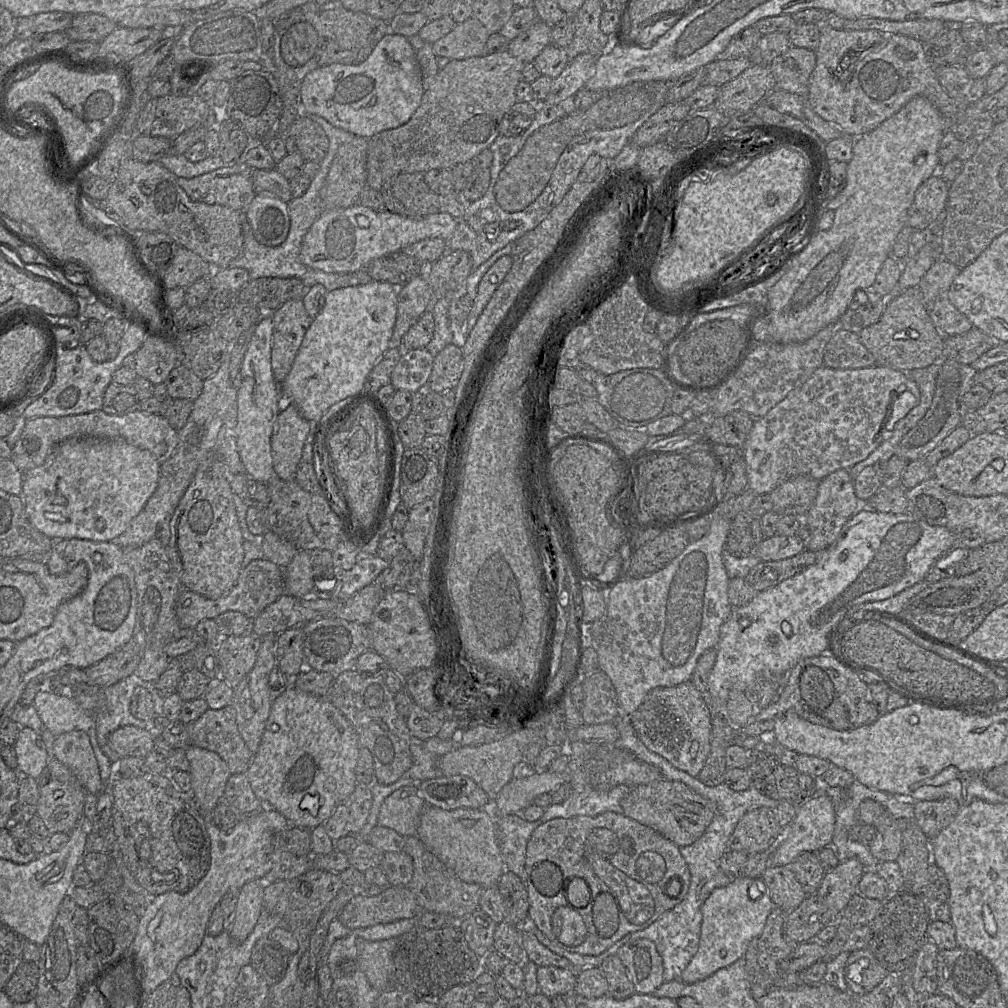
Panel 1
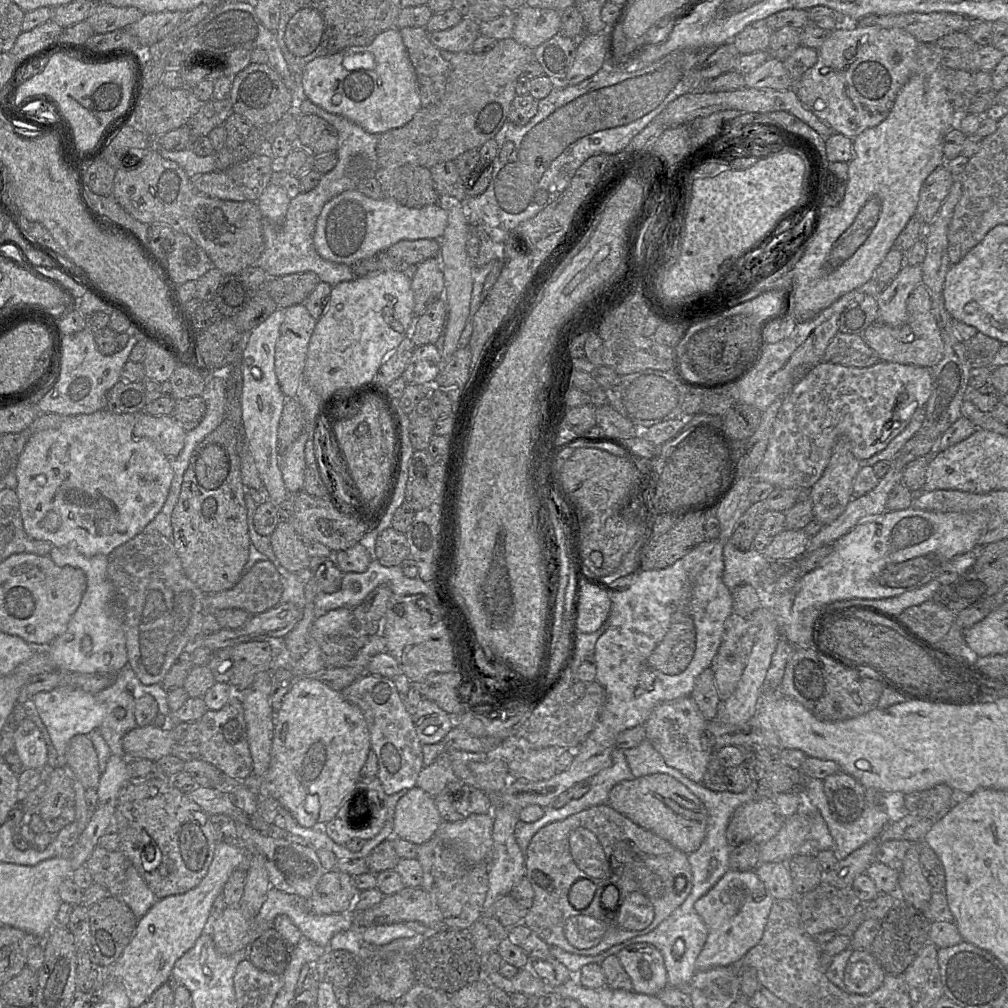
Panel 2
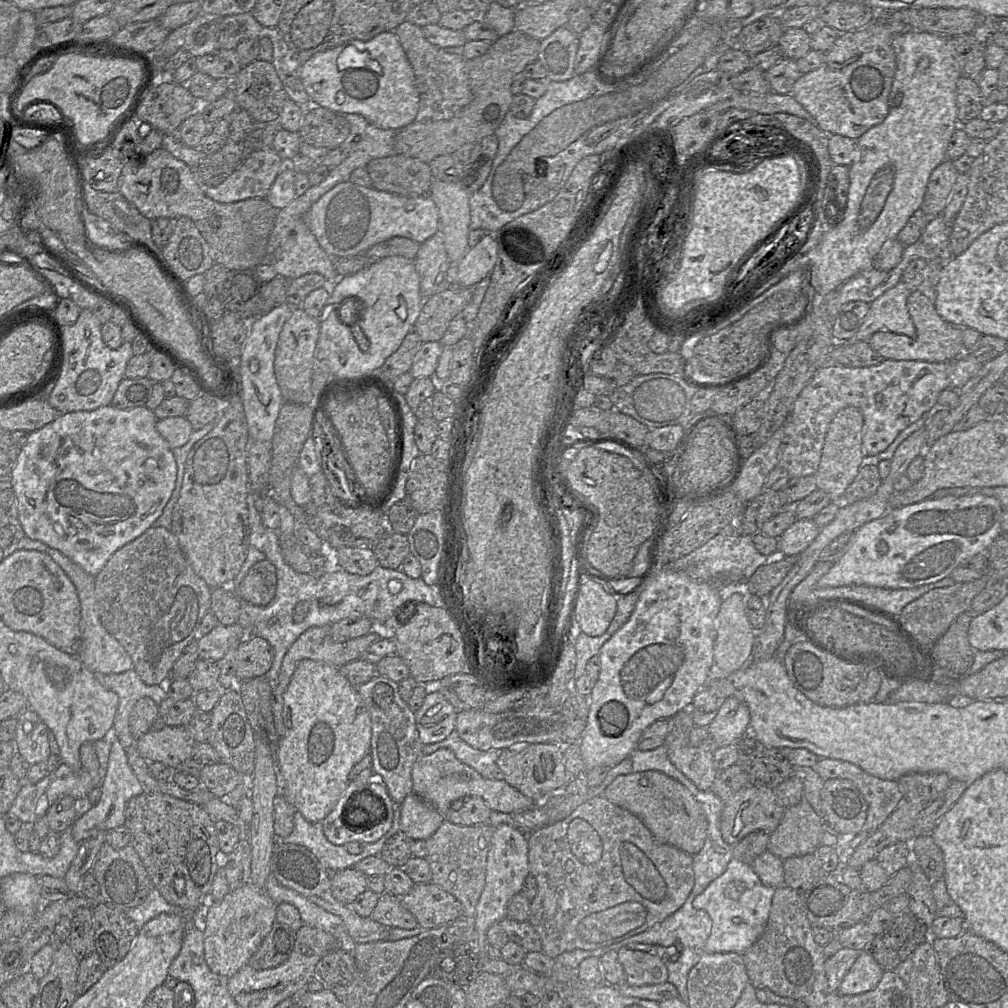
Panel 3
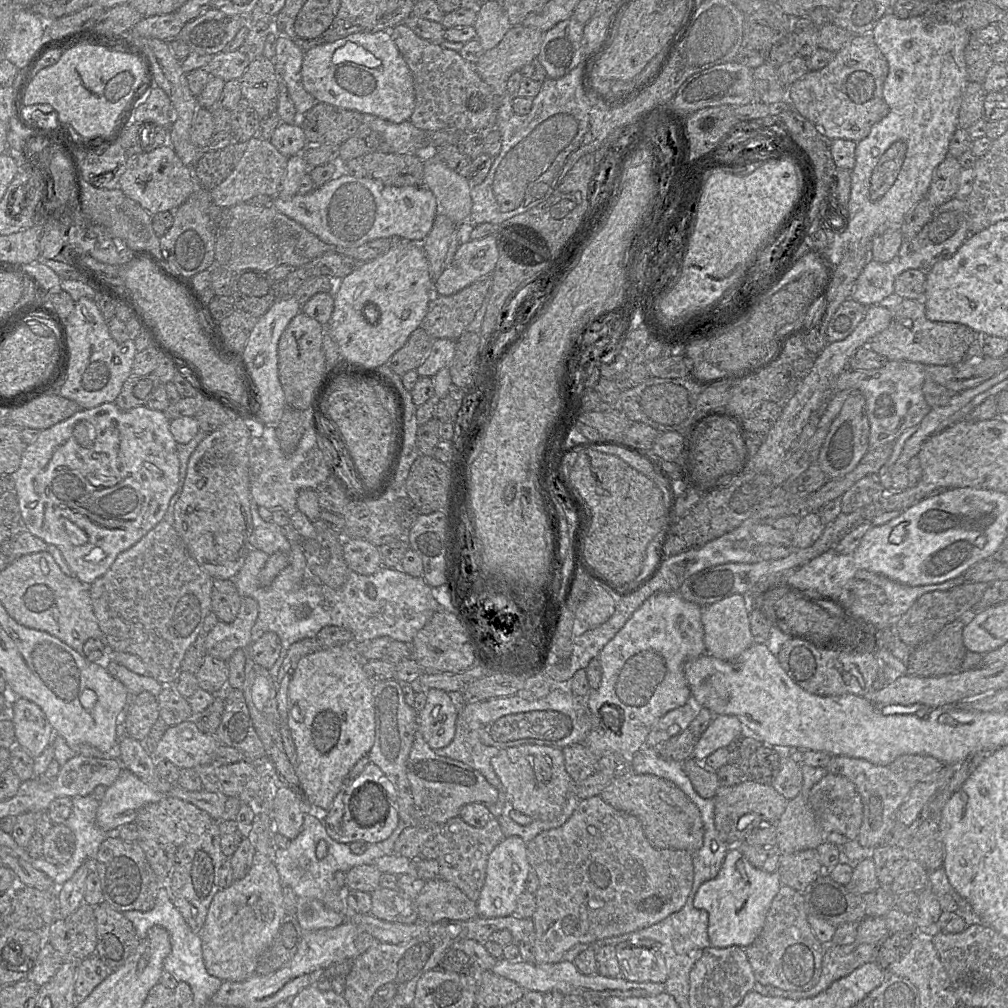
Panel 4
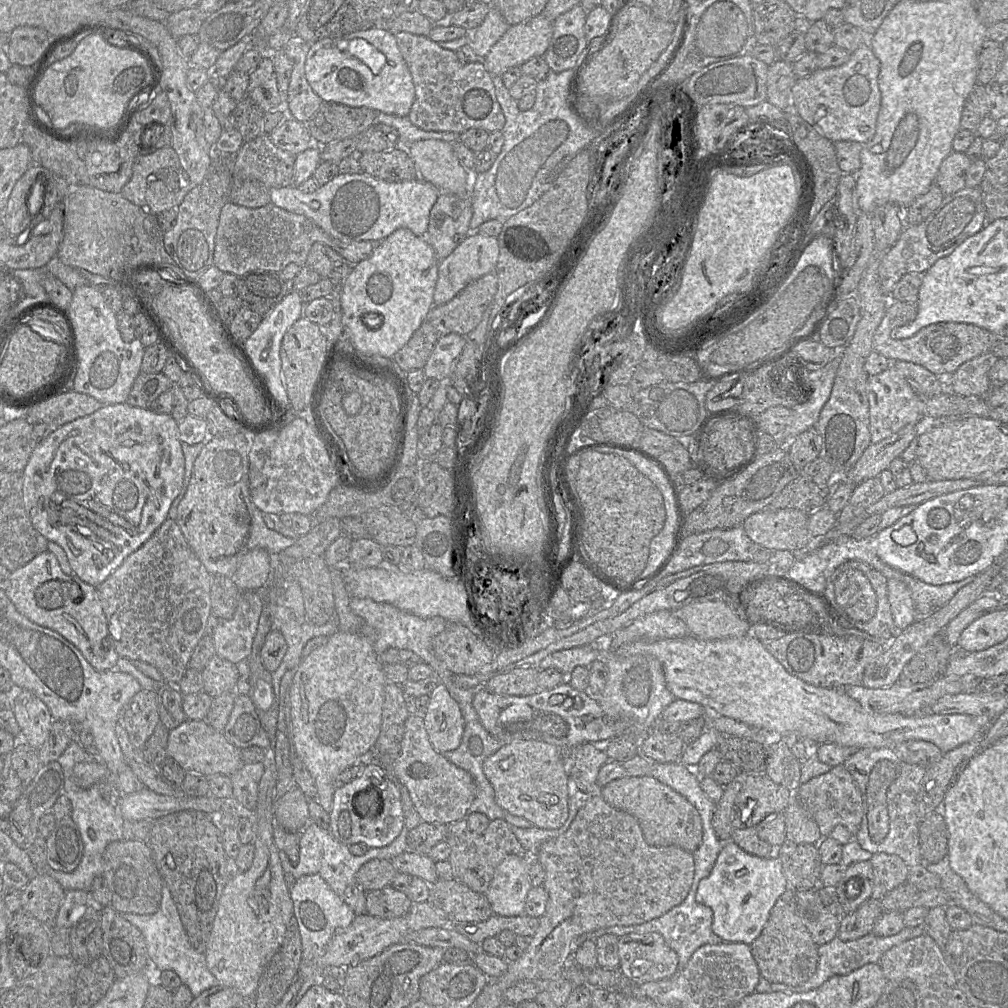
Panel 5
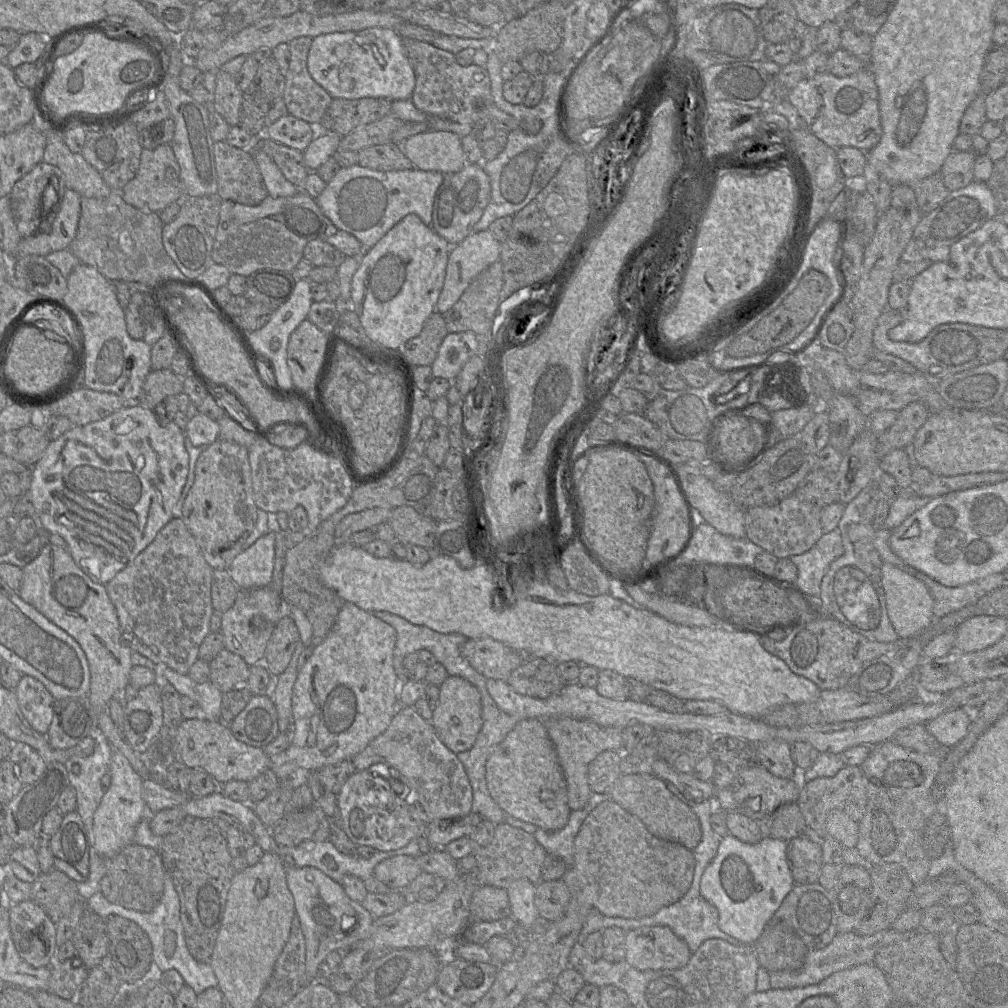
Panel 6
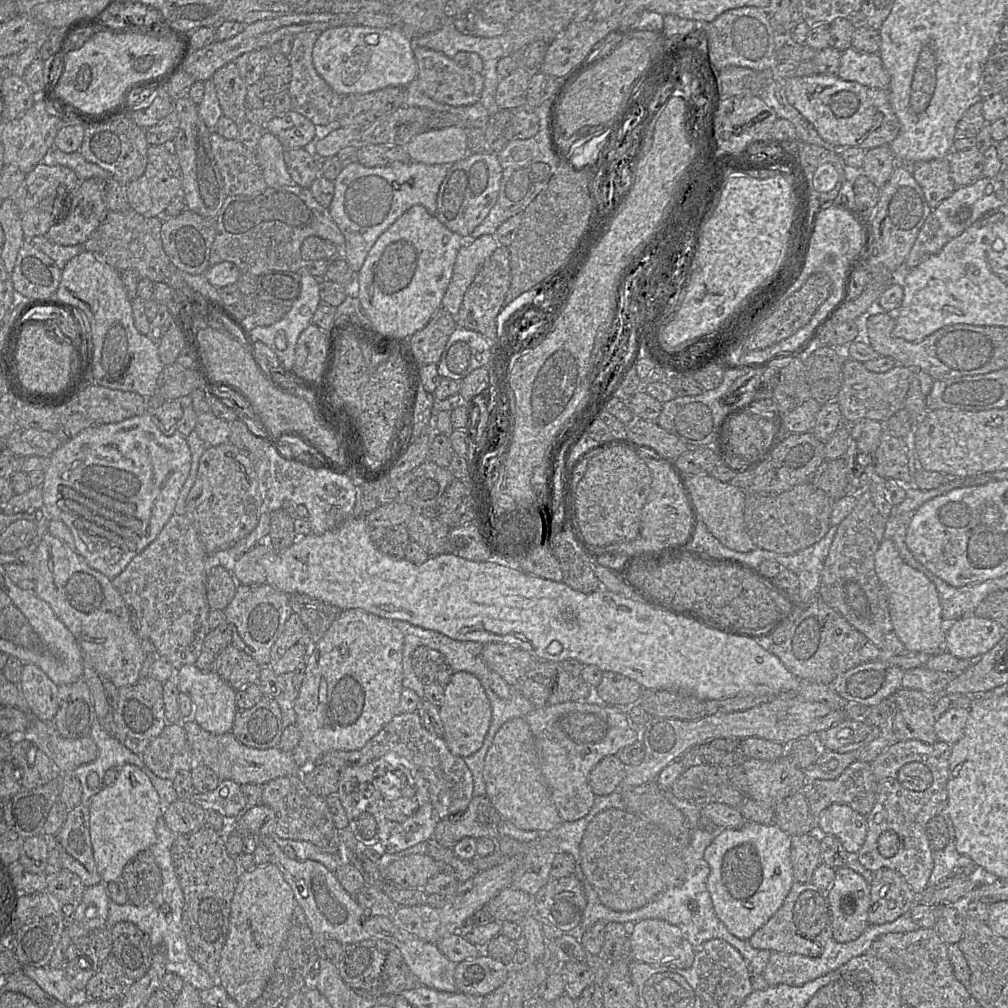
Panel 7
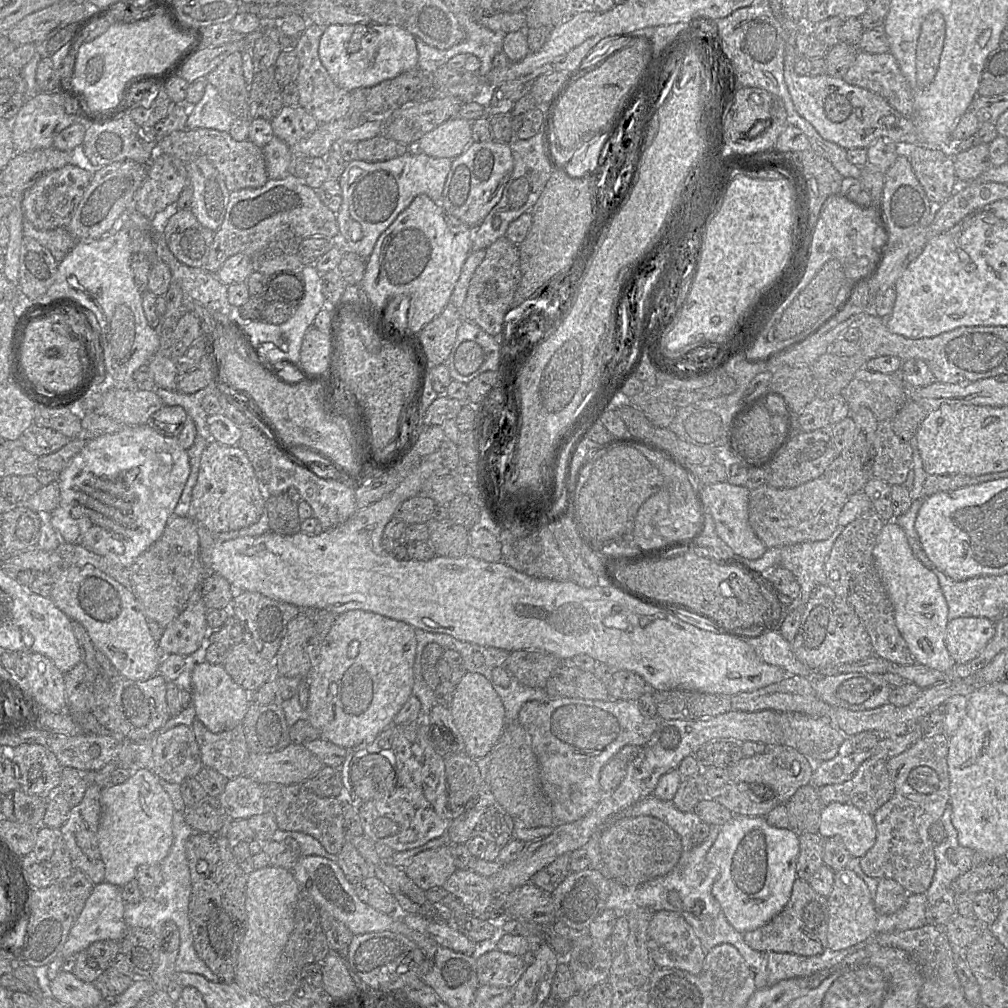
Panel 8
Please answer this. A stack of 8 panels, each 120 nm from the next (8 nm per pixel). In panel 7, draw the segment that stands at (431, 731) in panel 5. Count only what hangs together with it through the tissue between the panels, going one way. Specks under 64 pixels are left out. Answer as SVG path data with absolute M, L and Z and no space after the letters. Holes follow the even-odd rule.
M465 671L455 672L445 686L444 701L439 711L443 739L453 754L465 758L482 747L490 727L492 709L483 685L475 675Z

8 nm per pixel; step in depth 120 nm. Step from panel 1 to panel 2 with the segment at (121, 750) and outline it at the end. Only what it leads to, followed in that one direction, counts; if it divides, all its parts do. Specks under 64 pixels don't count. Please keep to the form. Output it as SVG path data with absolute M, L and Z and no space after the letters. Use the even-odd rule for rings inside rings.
M150 724L136 727L122 739L122 747L128 759L148 759L156 762L160 758L171 755L173 746L177 744L171 728L160 729Z

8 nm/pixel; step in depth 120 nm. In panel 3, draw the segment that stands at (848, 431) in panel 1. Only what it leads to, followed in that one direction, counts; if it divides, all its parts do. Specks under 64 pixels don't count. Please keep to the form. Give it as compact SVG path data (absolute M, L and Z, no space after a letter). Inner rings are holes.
M966 352L959 358L944 362L882 360L877 365L866 367L822 366L802 389L783 424L784 438L780 446L778 466L785 469L790 478L815 475L828 427L835 415L846 407L856 407L861 411L862 452L865 458L874 457L884 451L902 430L931 411L943 390L959 390L979 372L982 366L981 362Z

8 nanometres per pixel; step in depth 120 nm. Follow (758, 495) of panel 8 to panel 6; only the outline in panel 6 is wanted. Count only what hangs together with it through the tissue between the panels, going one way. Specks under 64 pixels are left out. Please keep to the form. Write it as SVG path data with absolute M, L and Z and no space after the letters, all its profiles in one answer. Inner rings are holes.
M792 494L776 505L756 506L745 510L746 538L776 558L789 558L809 550L823 535L821 507Z

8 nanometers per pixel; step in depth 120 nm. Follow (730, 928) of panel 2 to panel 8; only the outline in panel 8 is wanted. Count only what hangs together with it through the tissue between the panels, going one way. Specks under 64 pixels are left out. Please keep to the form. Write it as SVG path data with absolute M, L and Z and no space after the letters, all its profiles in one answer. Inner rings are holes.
M733 815L720 827L718 836L706 855L706 862L718 867L718 879L711 888L712 896L720 904L727 921L740 933L767 924L788 903L794 881L798 878L796 863L799 855L799 834L793 829L769 825L765 817Z

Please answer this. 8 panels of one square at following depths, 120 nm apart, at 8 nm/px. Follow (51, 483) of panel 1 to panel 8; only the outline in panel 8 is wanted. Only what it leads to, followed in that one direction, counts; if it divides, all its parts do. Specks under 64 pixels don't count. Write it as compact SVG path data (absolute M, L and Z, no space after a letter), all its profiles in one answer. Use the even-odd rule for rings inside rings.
M148 423L124 426L113 434L87 441L57 477L60 488L59 506L69 509L80 528L78 542L85 549L130 567L139 555L157 541L173 516L190 473L189 456L177 437L165 437Z

